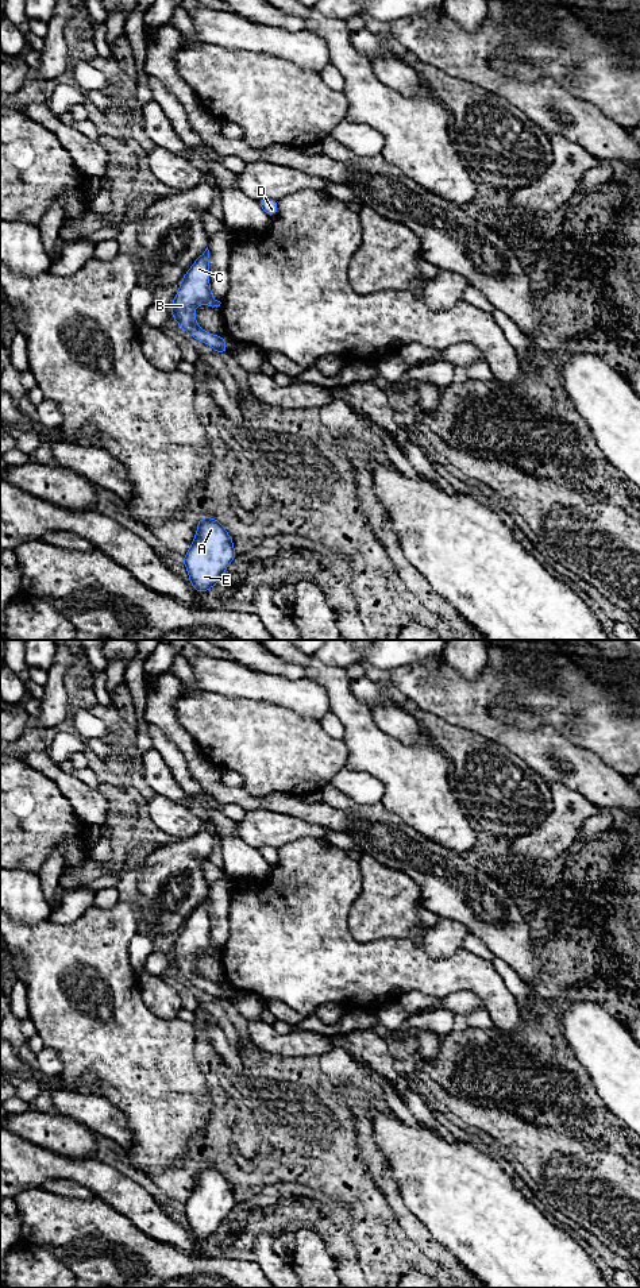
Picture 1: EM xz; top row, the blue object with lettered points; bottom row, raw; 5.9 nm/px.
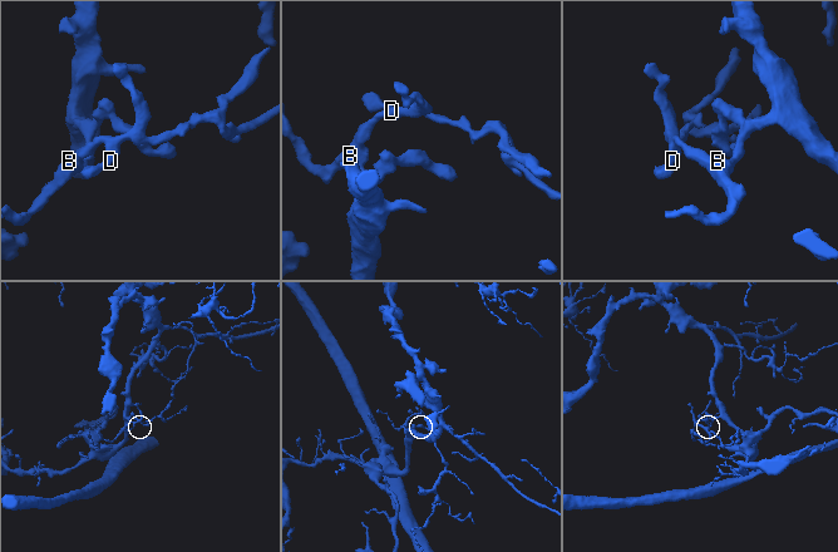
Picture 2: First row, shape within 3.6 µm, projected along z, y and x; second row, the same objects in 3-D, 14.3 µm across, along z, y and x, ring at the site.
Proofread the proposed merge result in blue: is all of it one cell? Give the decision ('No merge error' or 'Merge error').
No merge error

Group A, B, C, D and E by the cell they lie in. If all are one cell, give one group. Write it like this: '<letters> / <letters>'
A B C D E

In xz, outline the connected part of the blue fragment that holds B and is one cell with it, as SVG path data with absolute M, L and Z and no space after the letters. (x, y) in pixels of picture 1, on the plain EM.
M209 898L194 909L192 915L181 928L171 955L171 967L194 987L207 991L219 1002L228 1002L224 984L211 983L197 973L194 959L198 952L207 955L220 955L220 949L212 945L209 933Z

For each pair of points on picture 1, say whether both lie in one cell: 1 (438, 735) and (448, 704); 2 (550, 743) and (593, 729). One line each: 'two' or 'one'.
1: two
2: two

